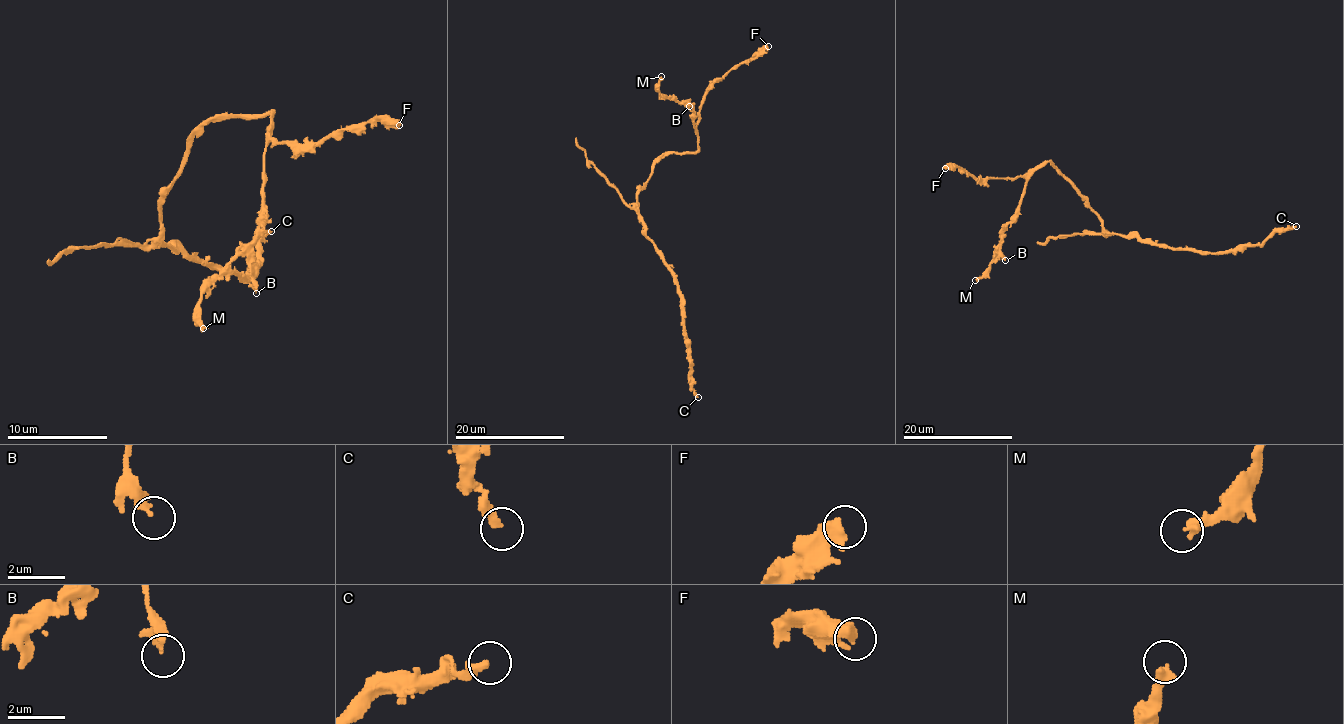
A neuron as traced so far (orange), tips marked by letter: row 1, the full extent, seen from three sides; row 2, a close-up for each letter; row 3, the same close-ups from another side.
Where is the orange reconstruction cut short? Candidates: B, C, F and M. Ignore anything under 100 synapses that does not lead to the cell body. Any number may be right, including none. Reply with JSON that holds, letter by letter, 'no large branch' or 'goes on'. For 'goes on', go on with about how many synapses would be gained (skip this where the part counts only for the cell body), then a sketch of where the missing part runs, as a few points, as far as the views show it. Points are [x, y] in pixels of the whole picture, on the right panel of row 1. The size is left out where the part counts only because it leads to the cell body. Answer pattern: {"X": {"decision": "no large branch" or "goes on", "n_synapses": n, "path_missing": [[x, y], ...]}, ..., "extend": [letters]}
{"B": {"decision": "no large branch"}, "C": {"decision": "no large branch"}, "F": {"decision": "no large branch"}, "M": {"decision": "no large branch"}, "extend": []}

